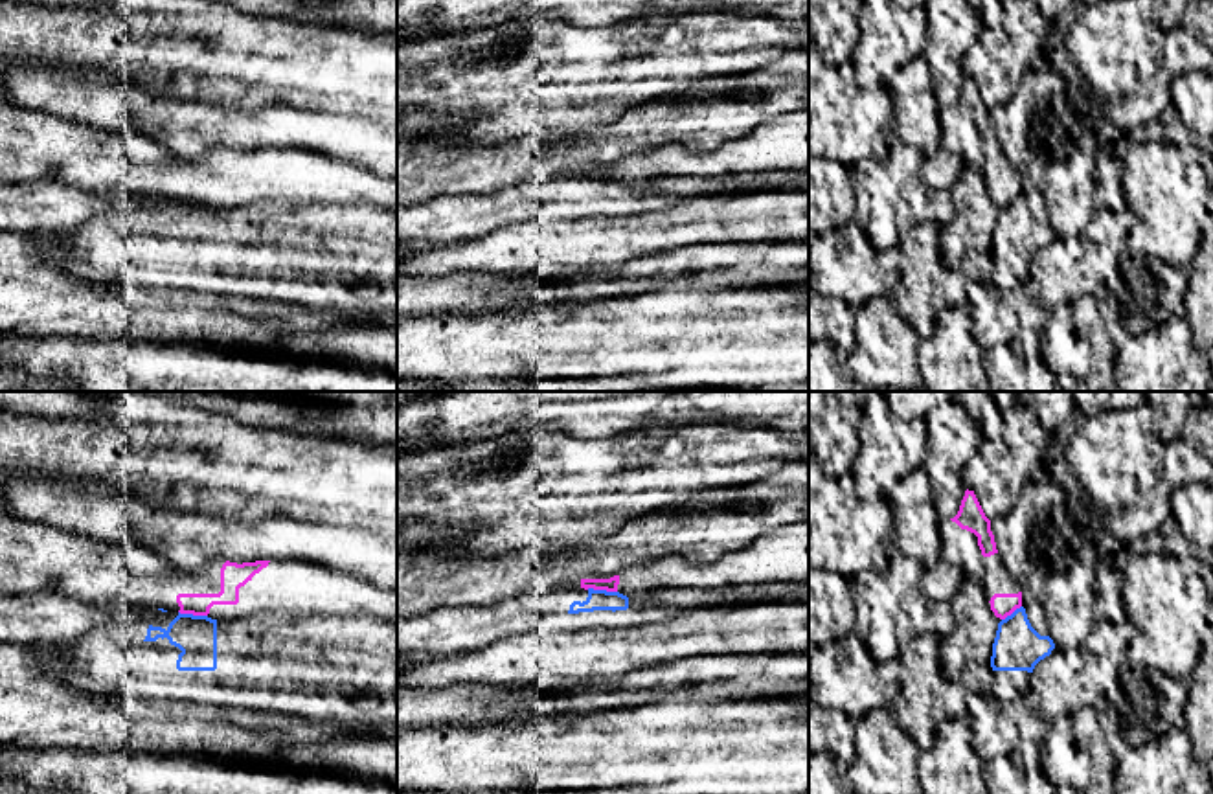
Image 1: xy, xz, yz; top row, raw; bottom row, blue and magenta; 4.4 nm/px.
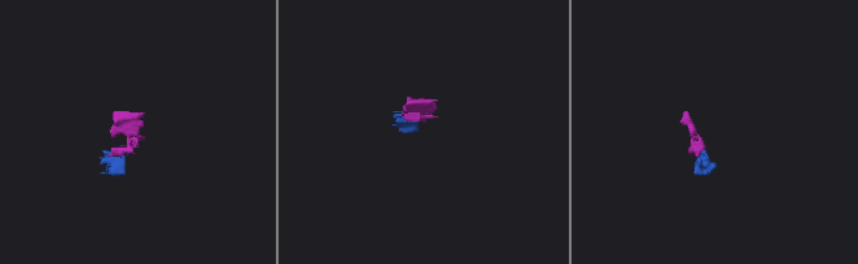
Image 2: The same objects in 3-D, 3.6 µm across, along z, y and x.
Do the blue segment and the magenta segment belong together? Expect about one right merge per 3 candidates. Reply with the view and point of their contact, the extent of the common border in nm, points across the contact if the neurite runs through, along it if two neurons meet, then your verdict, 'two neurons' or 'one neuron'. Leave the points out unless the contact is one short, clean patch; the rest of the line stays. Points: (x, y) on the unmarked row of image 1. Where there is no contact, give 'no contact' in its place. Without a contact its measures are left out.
meets blue in xz at (601, 179); contact 140 nm long; border along xz (587, 177), (616, 181); two neurons

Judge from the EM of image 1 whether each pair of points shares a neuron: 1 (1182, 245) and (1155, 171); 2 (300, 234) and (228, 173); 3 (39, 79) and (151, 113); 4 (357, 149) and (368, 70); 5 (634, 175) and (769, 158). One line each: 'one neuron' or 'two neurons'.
1: one neuron
2: two neurons
3: one neuron
4: two neurons
5: one neuron

